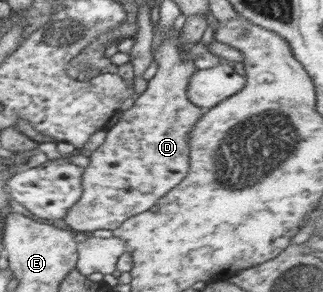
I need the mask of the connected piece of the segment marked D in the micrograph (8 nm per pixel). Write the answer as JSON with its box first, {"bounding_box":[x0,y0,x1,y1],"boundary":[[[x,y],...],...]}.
{"bounding_box":[63,28,243,233],"boundary":[[[174,28],[165,33],[162,43],[153,54],[153,59],[158,63],[158,69],[154,77],[147,81],[148,88],[138,99],[134,100],[131,108],[122,112],[120,120],[107,129],[105,140],[100,147],[88,154],[90,162],[83,171],[82,195],[63,217],[64,223],[75,233],[93,232],[96,229],[115,230],[133,215],[144,213],[150,209],[186,177],[189,170],[189,135],[194,124],[207,112],[205,108],[194,105],[187,95],[188,82],[196,70],[195,59],[208,52],[234,64],[243,62],[243,53],[216,39],[208,45],[201,41],[195,43],[186,53],[181,50],[180,35],[181,31],[175,31]]]}

